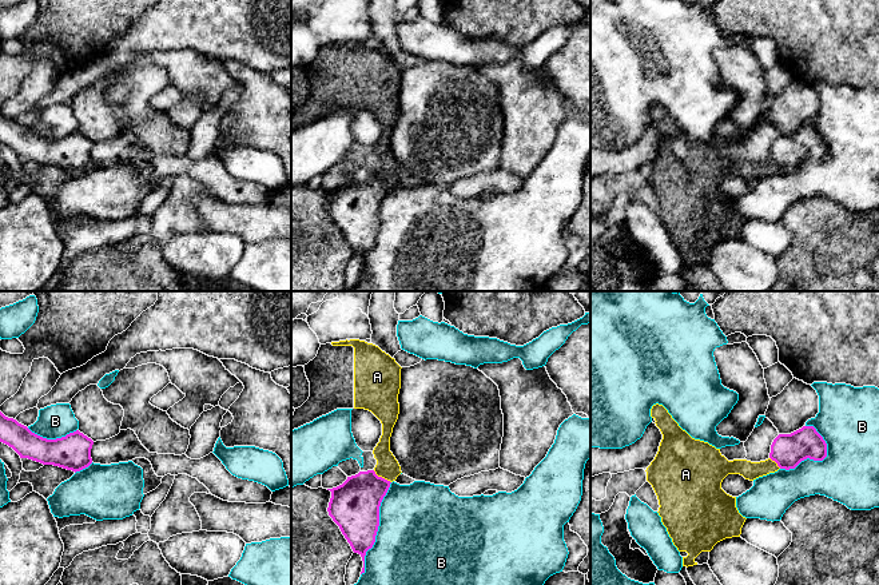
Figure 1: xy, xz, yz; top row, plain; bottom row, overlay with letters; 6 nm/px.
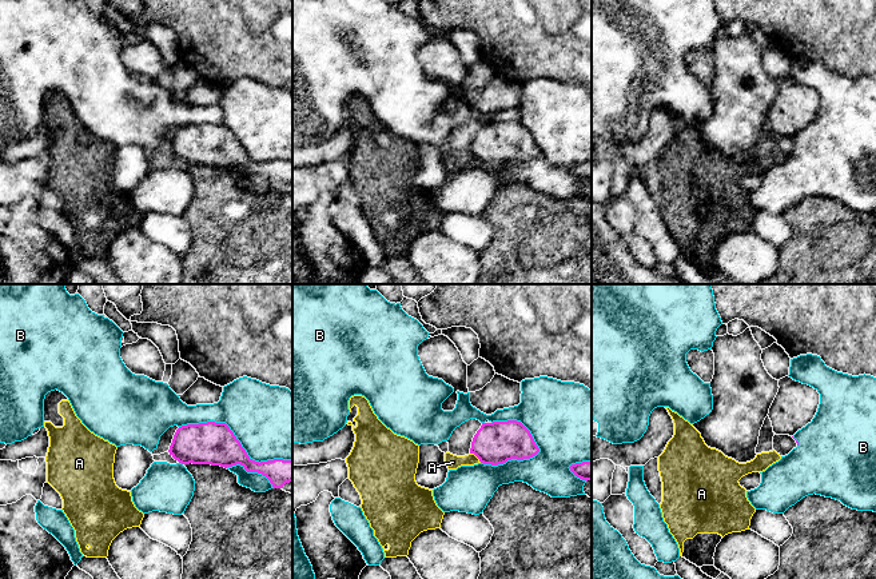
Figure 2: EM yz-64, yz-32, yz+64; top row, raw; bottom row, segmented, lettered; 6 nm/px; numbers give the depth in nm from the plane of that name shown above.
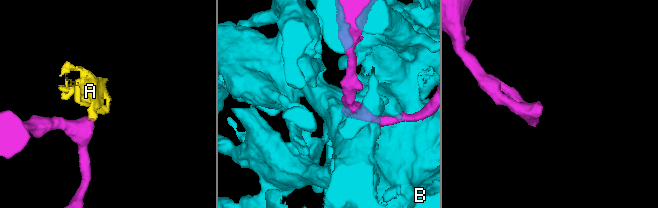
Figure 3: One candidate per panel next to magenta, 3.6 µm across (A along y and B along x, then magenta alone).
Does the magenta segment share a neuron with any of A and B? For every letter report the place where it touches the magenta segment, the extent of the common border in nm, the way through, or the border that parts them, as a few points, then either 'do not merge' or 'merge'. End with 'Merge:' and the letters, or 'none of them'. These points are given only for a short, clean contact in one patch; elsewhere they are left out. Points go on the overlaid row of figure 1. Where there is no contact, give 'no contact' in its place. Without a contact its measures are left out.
A: meets magenta in xz at (381, 477); contact 130 nm long; border along xz (373, 470), (390, 482); do not merge
B: meets magenta in xz at (377, 529); contact 600 nm long; do not merge
Merge: none of them

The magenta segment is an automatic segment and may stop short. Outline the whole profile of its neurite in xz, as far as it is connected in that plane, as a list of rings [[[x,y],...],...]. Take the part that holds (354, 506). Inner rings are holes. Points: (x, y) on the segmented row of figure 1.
[[[367,470],[347,477],[347,479],[337,488],[327,489],[331,492],[327,508],[329,516],[339,526],[353,552],[362,557],[363,568],[361,574],[365,573],[366,552],[371,549],[375,542],[379,526],[379,506],[390,488],[390,483],[390,481],[378,477],[374,470]]]

